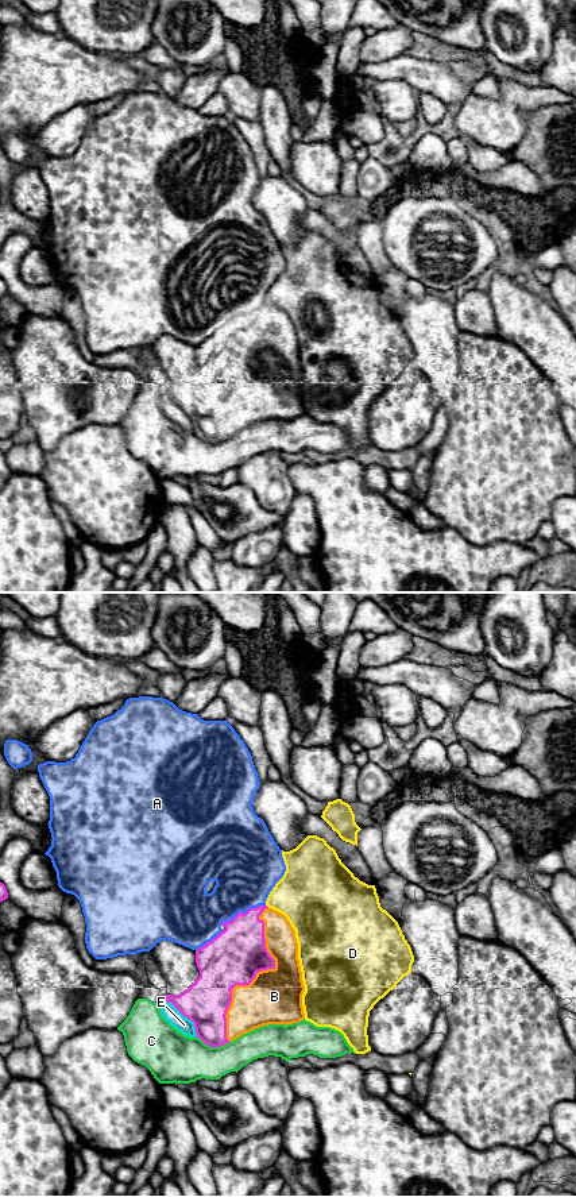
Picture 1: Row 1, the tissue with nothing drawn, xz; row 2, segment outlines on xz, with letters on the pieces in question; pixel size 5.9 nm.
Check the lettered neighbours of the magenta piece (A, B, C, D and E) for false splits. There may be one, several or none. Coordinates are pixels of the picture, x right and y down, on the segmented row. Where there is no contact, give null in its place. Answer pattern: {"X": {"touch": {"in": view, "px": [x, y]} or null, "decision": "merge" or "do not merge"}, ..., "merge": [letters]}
{"A": {"touch": {"in": "xz", "px": [242, 912]}, "decision": "do not merge"}, "B": {"touch": {"in": "xz", "px": [255, 975]}, "decision": "merge"}, "C": {"touch": {"in": "xz", "px": [213, 1046]}, "decision": "do not merge"}, "D": {"touch": null, "decision": "do not merge"}, "E": {"touch": {"in": "xz", "px": [185, 1016]}, "decision": "do not merge"}, "merge": ["B"]}

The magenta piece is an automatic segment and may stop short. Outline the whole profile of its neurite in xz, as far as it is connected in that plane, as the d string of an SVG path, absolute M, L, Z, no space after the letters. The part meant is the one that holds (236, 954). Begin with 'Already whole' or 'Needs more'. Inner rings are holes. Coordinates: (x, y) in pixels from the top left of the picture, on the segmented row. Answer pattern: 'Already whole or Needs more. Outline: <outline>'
Needs more. Outline: M267 906L239 912L216 938L196 951L200 977L179 996L165 995L194 1023L197 1038L209 1047L224 1046L243 1034L268 1024L305 1019L305 992L295 931L287 918Z

